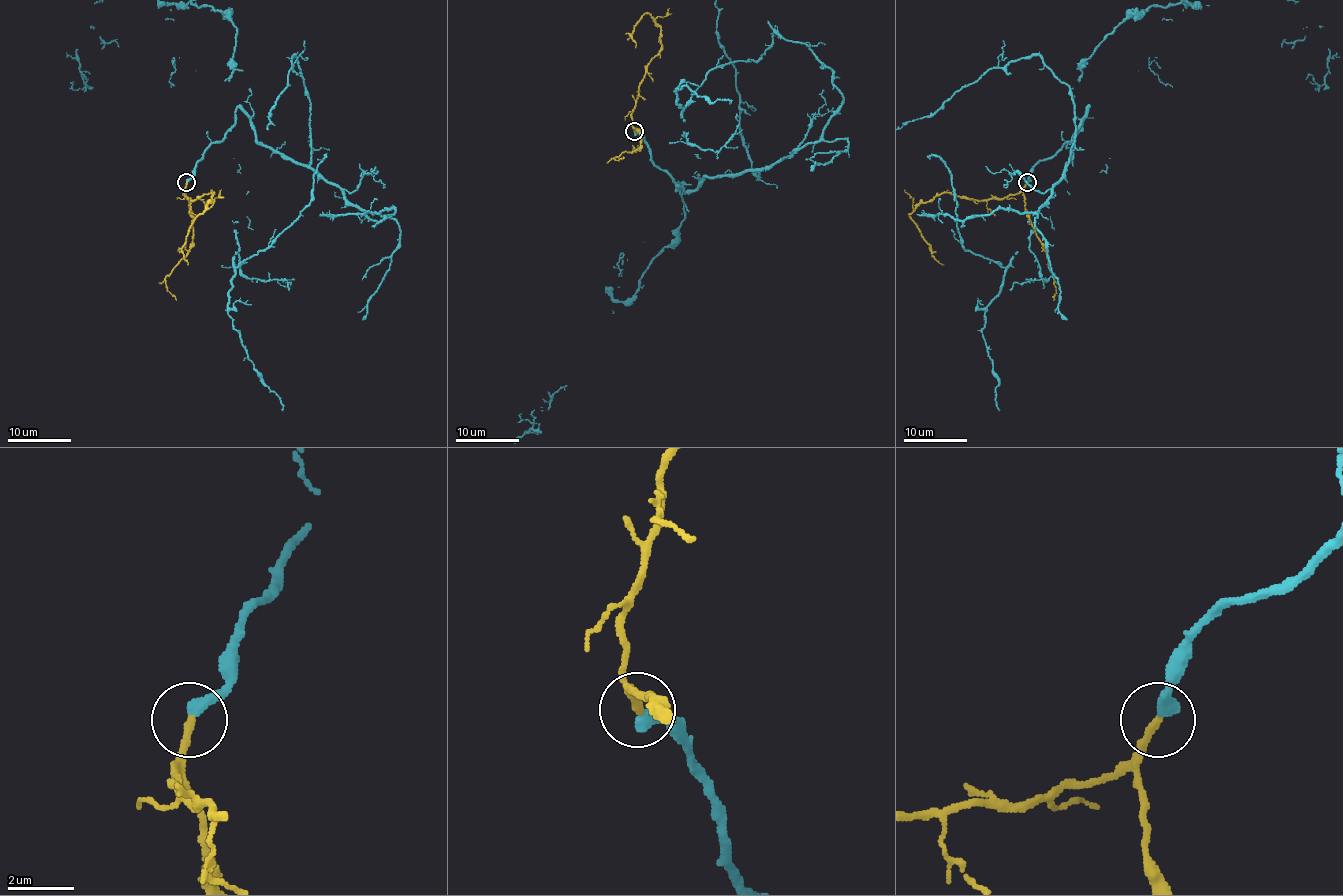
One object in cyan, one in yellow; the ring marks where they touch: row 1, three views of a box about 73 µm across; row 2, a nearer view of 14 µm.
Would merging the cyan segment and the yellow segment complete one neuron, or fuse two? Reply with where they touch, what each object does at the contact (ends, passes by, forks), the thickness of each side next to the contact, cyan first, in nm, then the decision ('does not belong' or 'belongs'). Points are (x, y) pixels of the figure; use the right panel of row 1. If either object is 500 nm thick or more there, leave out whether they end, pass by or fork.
at (1027, 182); cyan ends there; yellow ends there; 420 nm thick on the cyan side, 240 nm on the other; belongs

